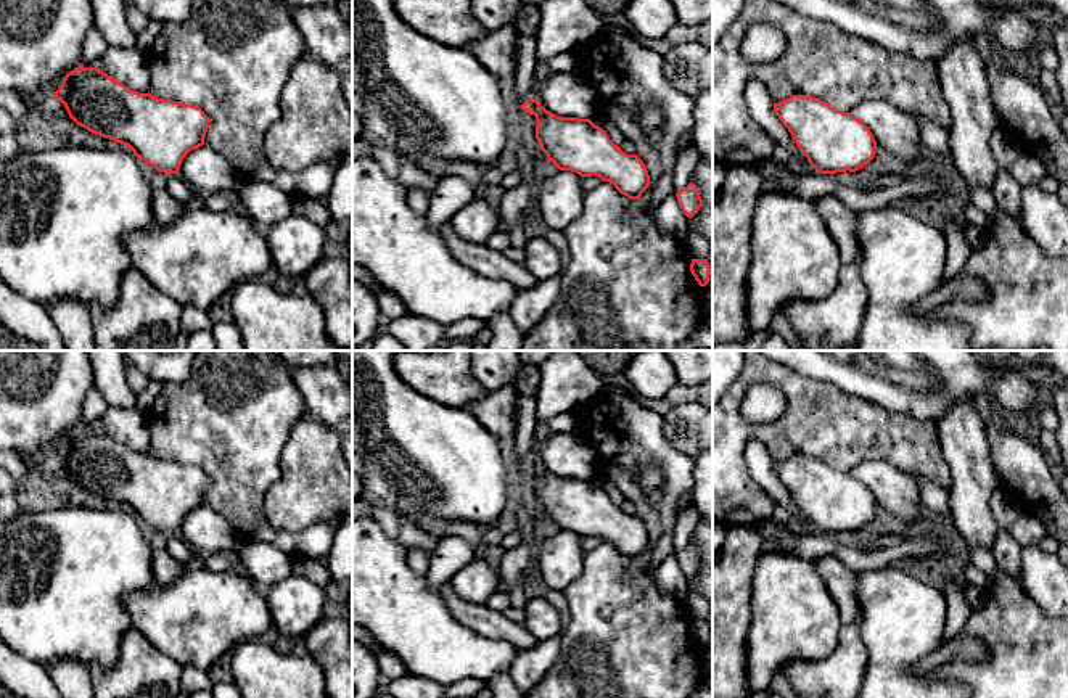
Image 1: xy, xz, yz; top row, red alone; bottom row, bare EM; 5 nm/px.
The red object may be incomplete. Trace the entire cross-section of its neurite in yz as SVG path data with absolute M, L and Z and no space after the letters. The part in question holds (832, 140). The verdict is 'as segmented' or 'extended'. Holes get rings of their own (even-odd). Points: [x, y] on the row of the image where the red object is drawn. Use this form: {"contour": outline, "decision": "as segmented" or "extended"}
{"contour": "M791 95L774 103L774 111L799 151L820 174L856 172L875 156L877 142L870 129L827 101Z", "decision": "as segmented"}

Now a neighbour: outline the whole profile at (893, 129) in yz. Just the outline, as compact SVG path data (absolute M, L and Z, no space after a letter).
M885 100L861 101L851 109L851 114L862 121L870 129L877 145L896 154L909 172L918 170L923 145L910 114Z

